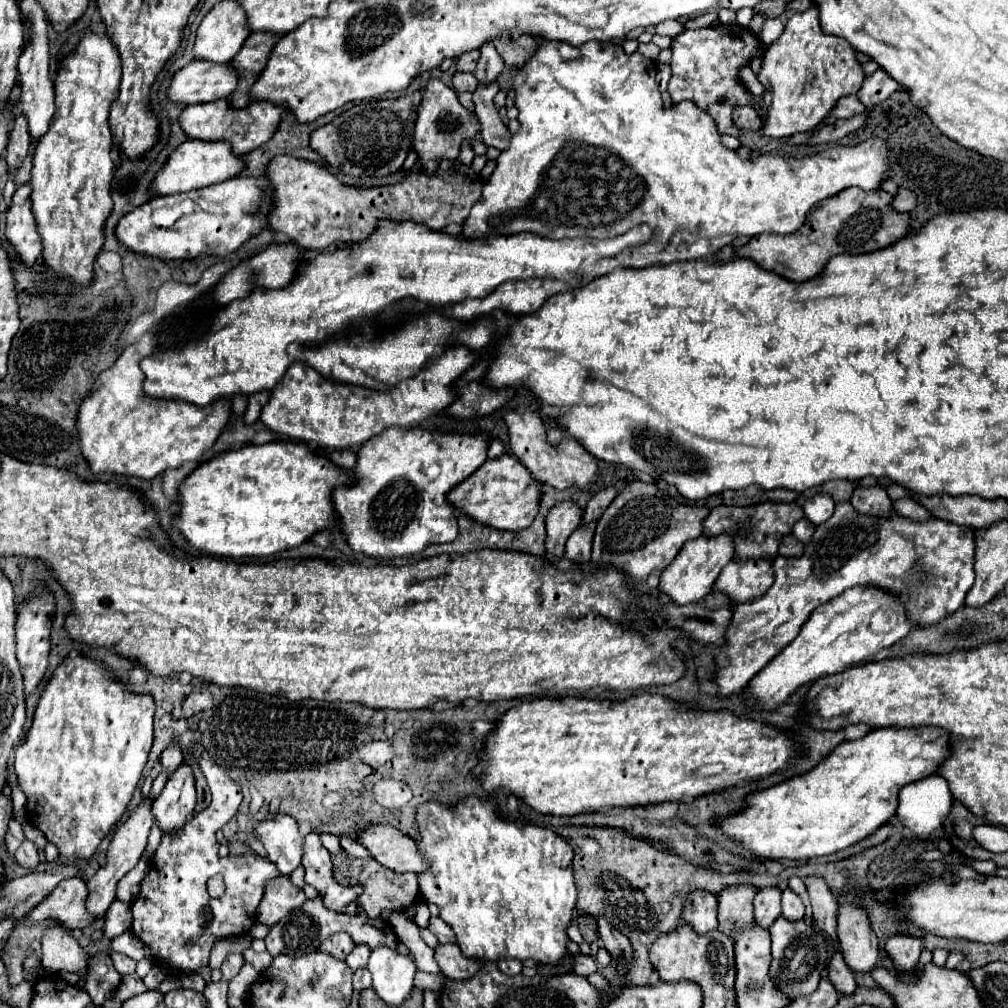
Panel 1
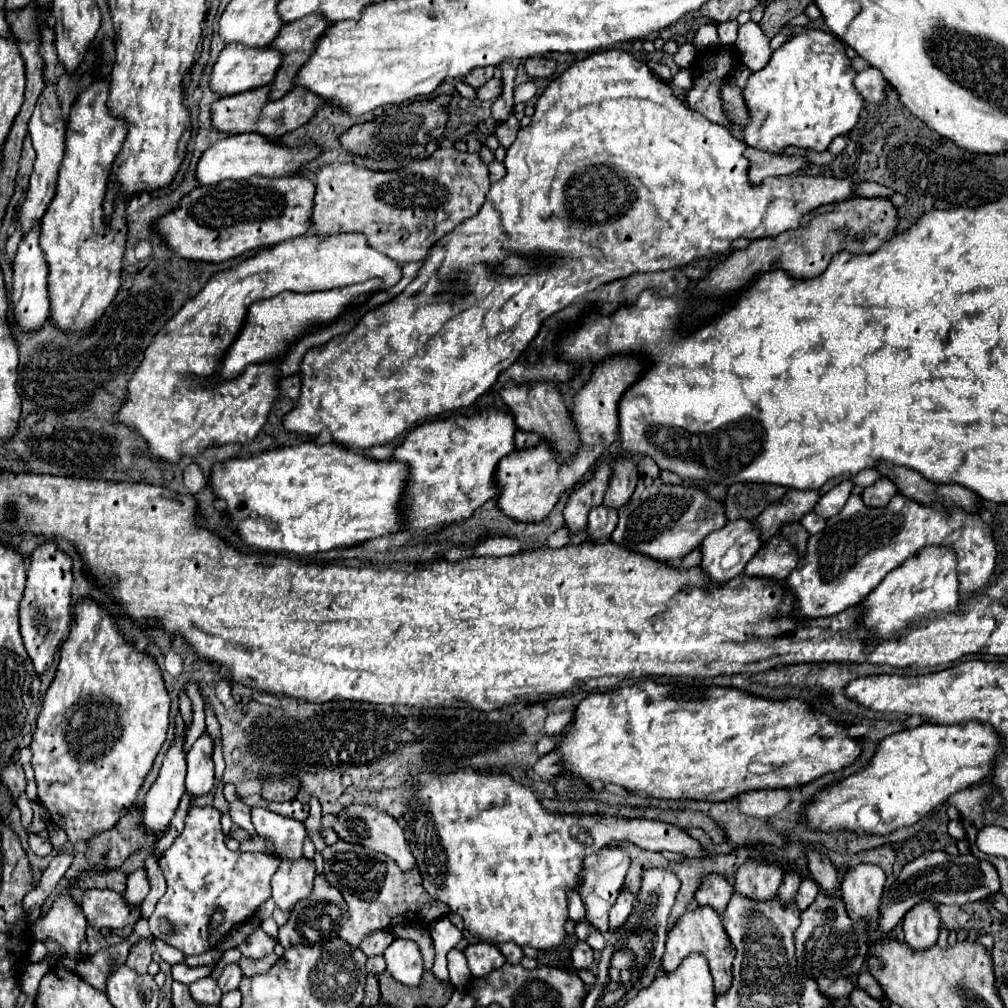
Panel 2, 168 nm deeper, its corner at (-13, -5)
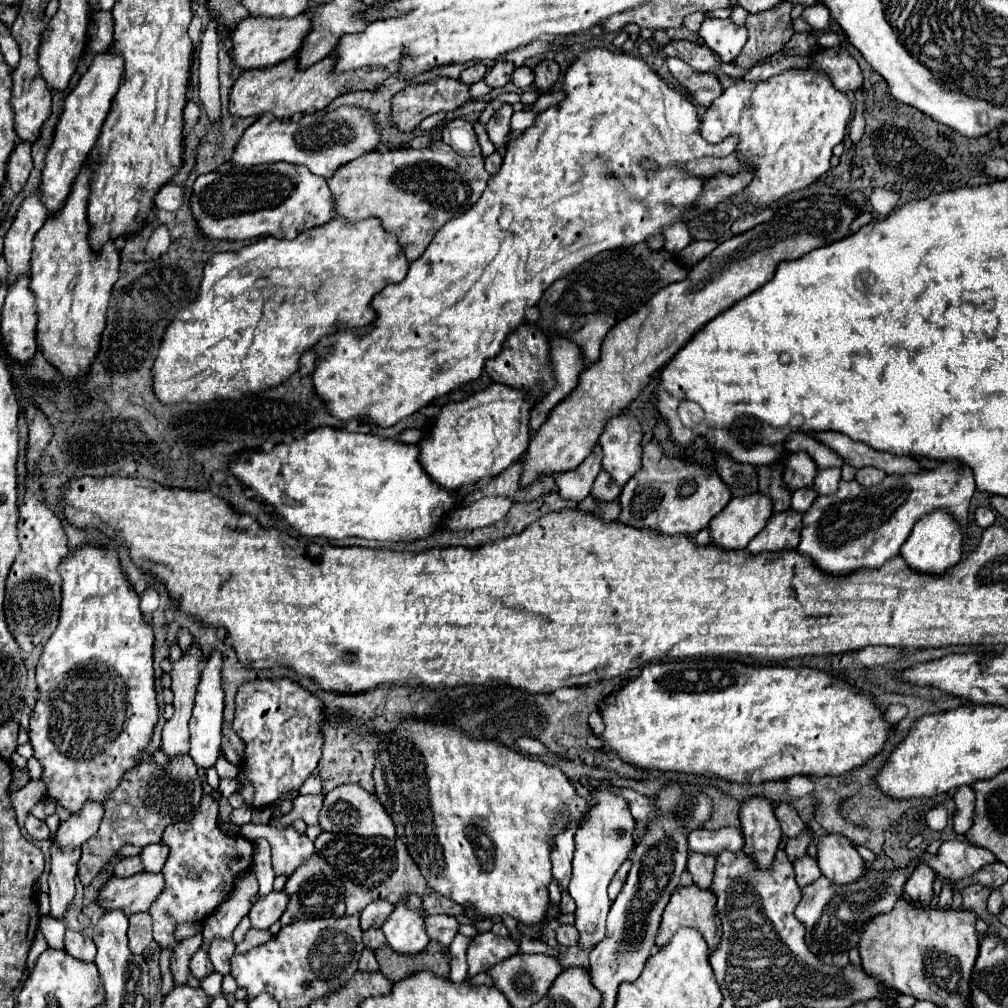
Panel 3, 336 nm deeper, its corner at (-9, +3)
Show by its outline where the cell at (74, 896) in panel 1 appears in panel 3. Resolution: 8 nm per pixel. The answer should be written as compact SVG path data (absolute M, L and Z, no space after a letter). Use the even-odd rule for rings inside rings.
M139 872L131 878L113 876L97 894L97 904L103 910L123 910L127 916L147 912L163 892L163 874Z

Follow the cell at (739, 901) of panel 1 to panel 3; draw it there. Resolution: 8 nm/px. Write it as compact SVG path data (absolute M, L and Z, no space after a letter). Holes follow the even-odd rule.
M751 796L741 804L739 818L745 834L743 852L749 854L759 868L769 868L783 834L773 814L771 800L765 796Z

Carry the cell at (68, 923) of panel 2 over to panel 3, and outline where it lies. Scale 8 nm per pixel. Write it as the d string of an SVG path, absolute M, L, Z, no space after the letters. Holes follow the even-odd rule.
M59 844L51 846L51 874L49 874L49 898L51 916L63 918L75 896L75 876L81 848L65 850Z

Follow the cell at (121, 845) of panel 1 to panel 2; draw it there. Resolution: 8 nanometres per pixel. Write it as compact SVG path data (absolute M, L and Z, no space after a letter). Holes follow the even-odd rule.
M183 740L171 742L167 756L163 760L161 772L145 796L143 806L143 828L149 834L165 834L179 800L185 792L185 754L183 754Z

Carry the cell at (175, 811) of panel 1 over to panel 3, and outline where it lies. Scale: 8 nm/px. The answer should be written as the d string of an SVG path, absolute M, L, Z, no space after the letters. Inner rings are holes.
M213 650L203 666L201 672L201 682L195 694L195 706L193 706L193 716L189 722L191 730L191 758L199 768L211 768L217 760L217 754L221 750L221 724L223 724L223 688L221 688L221 666L223 666L223 656L219 650Z

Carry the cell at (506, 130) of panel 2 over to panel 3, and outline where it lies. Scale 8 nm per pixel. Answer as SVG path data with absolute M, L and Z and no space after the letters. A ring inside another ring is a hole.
M521 110L521 112L515 112L515 114L513 114L511 126L513 126L515 132L523 132L527 126L531 128L531 126L535 124L535 118L537 118L535 112L525 112L525 110Z

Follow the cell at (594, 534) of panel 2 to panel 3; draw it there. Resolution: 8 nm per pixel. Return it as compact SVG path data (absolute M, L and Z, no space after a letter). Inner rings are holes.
M601 470L599 476L597 476L597 480L595 480L595 484L593 484L591 496L593 496L595 500L599 500L599 502L611 502L611 500L615 500L619 494L621 494L621 488L611 480L611 476L609 476L605 470Z

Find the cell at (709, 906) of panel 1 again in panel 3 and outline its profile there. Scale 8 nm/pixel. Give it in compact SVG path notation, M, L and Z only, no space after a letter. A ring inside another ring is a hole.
M691 854L689 862L687 862L687 870L693 876L693 882L699 888L709 888L711 878L713 878L713 870L715 870L715 856L707 856L707 854Z

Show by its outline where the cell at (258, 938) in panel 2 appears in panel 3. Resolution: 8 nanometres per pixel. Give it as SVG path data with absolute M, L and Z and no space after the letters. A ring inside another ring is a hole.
M271 890L267 896L259 898L253 904L253 908L249 912L251 926L259 928L259 930L267 930L273 922L277 922L281 918L281 914L287 908L287 902L289 902L289 896L285 890L281 890L281 892Z

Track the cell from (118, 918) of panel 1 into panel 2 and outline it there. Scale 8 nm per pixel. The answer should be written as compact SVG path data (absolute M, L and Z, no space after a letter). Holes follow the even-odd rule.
M135 870L133 874L129 874L127 888L123 894L127 904L131 904L131 908L139 906L143 902L143 898L147 896L147 892L149 892L149 880L147 880L145 870Z

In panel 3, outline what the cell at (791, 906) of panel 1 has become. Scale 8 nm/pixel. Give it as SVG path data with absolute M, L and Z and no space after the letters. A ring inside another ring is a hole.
M805 854L799 860L795 860L795 876L797 876L795 880L797 880L797 884L801 888L807 886L807 884L811 884L813 880L817 880L821 876L819 866L817 866L817 860L813 856L809 856L809 854Z

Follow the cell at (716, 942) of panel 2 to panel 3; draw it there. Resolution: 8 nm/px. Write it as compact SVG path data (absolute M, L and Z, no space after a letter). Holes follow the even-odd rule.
M695 884L677 888L661 916L655 944L661 948L663 944L667 944L671 940L671 936L677 932L677 928L687 926L687 928L699 930L703 934L705 942L709 944L709 950L713 950L721 940L715 902L717 902L717 898L711 890L695 888Z

